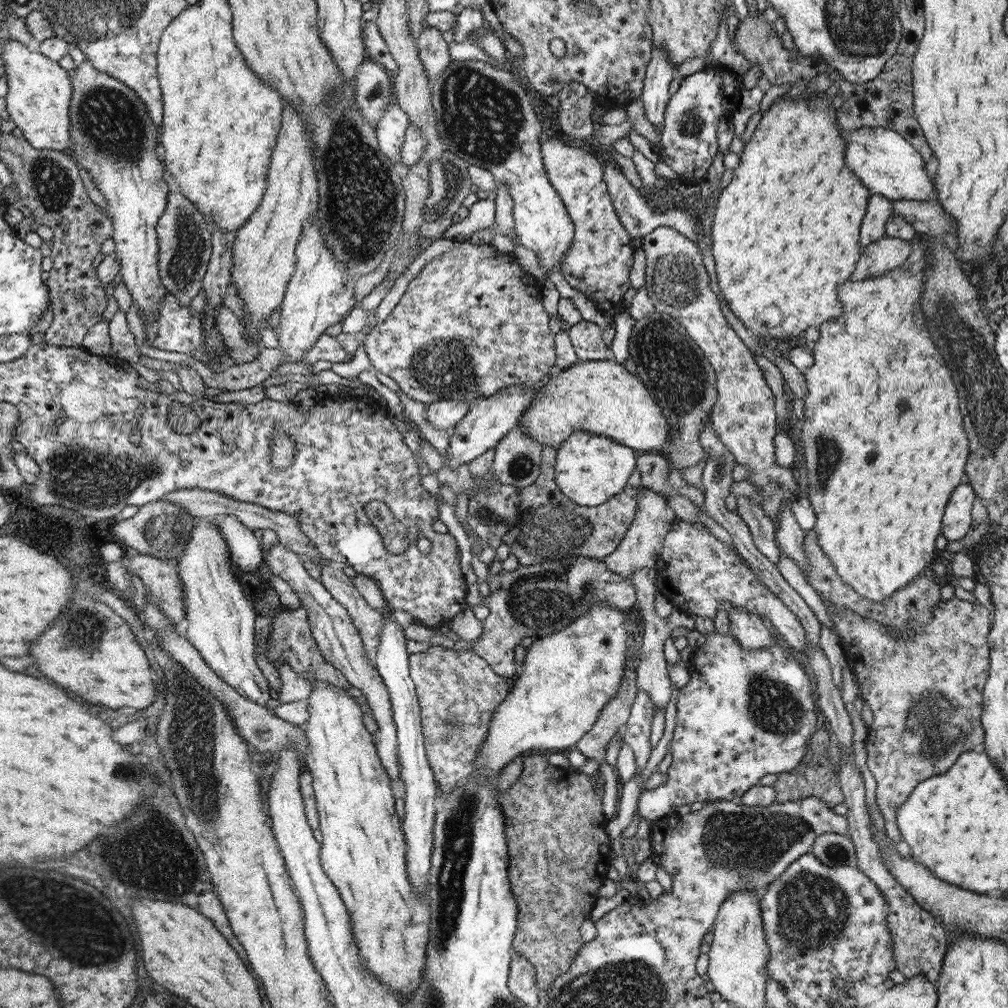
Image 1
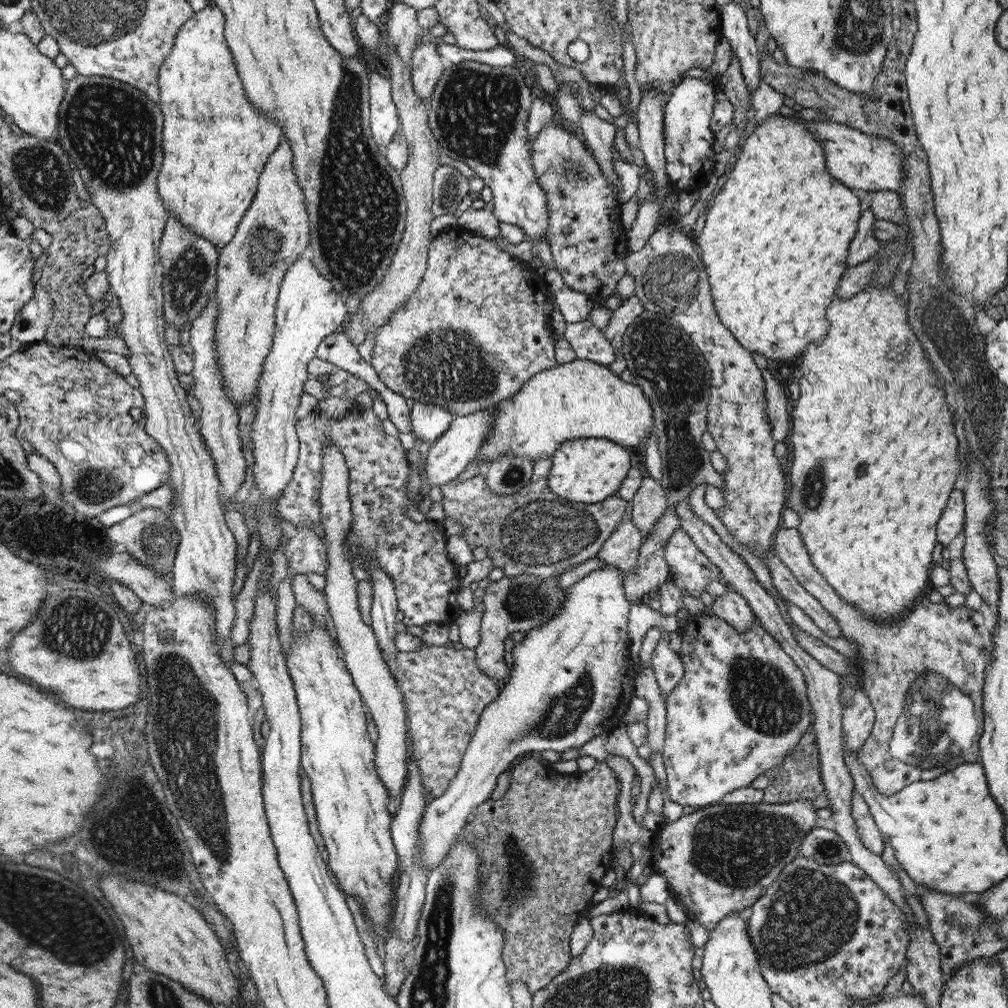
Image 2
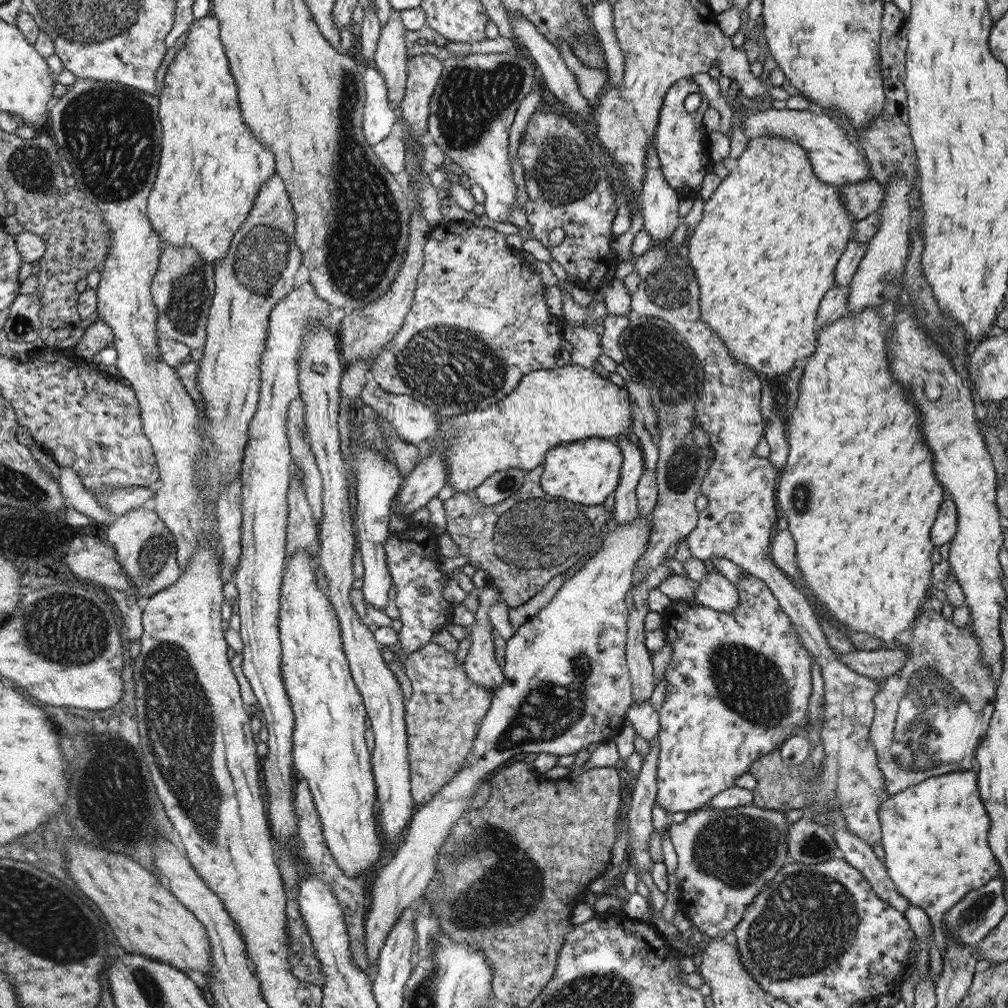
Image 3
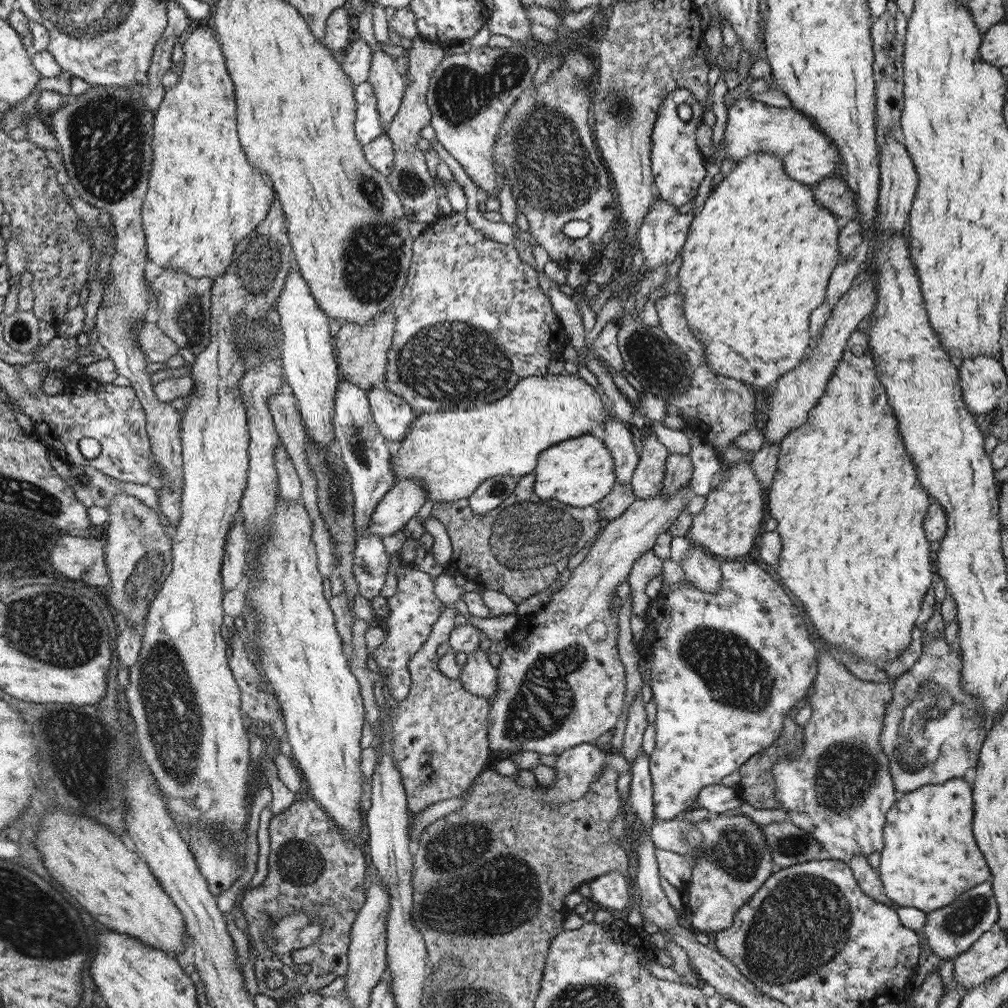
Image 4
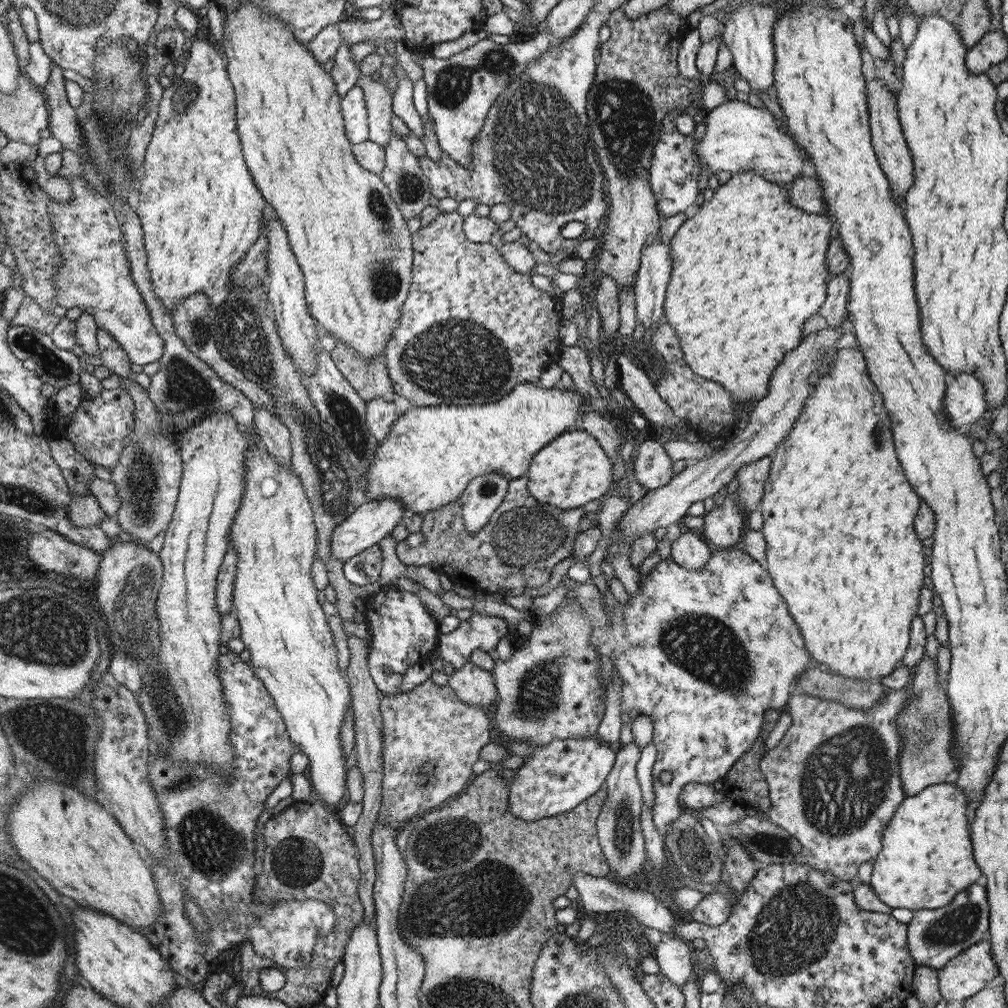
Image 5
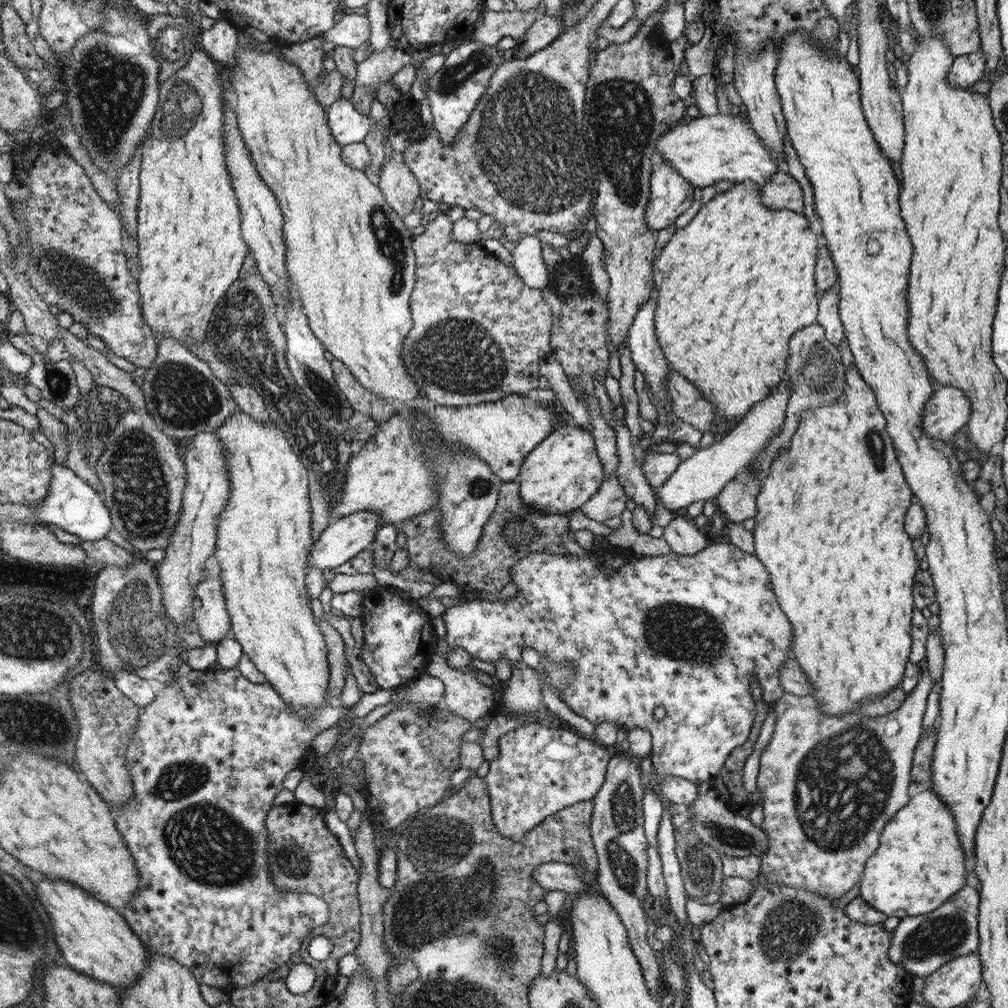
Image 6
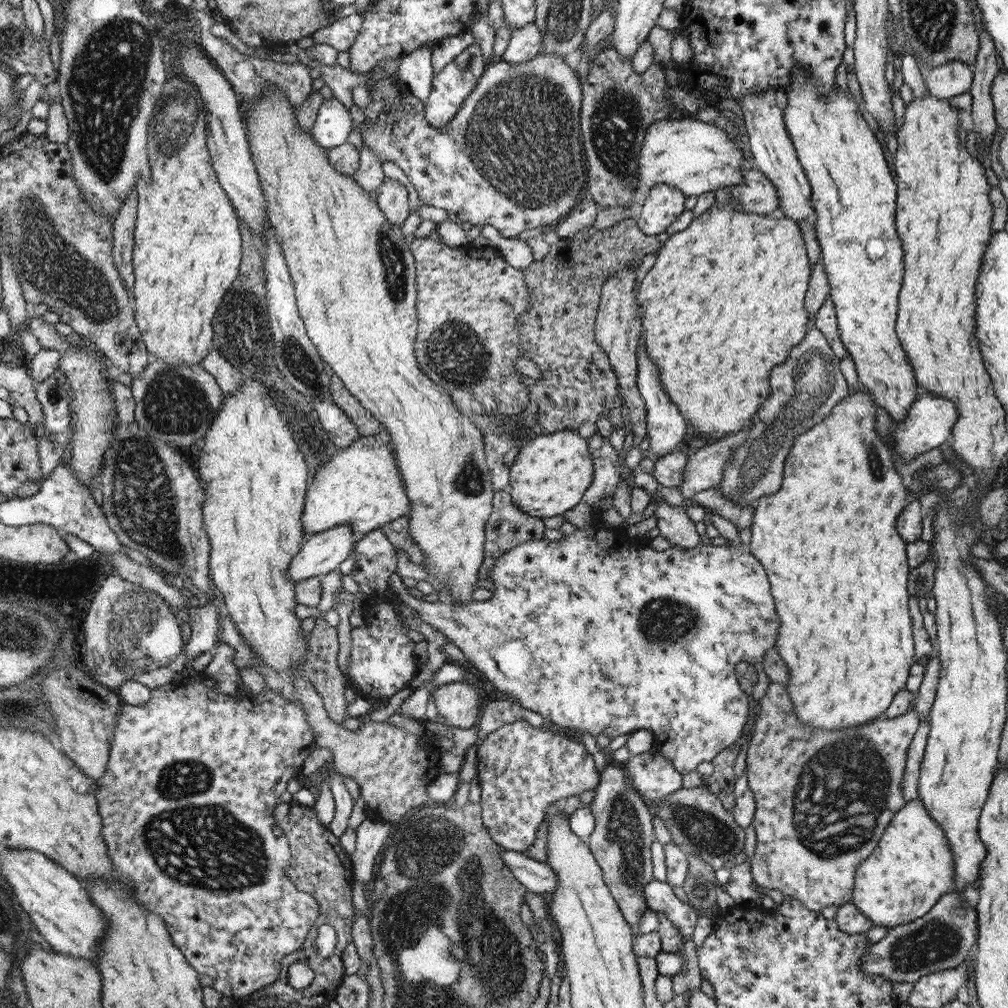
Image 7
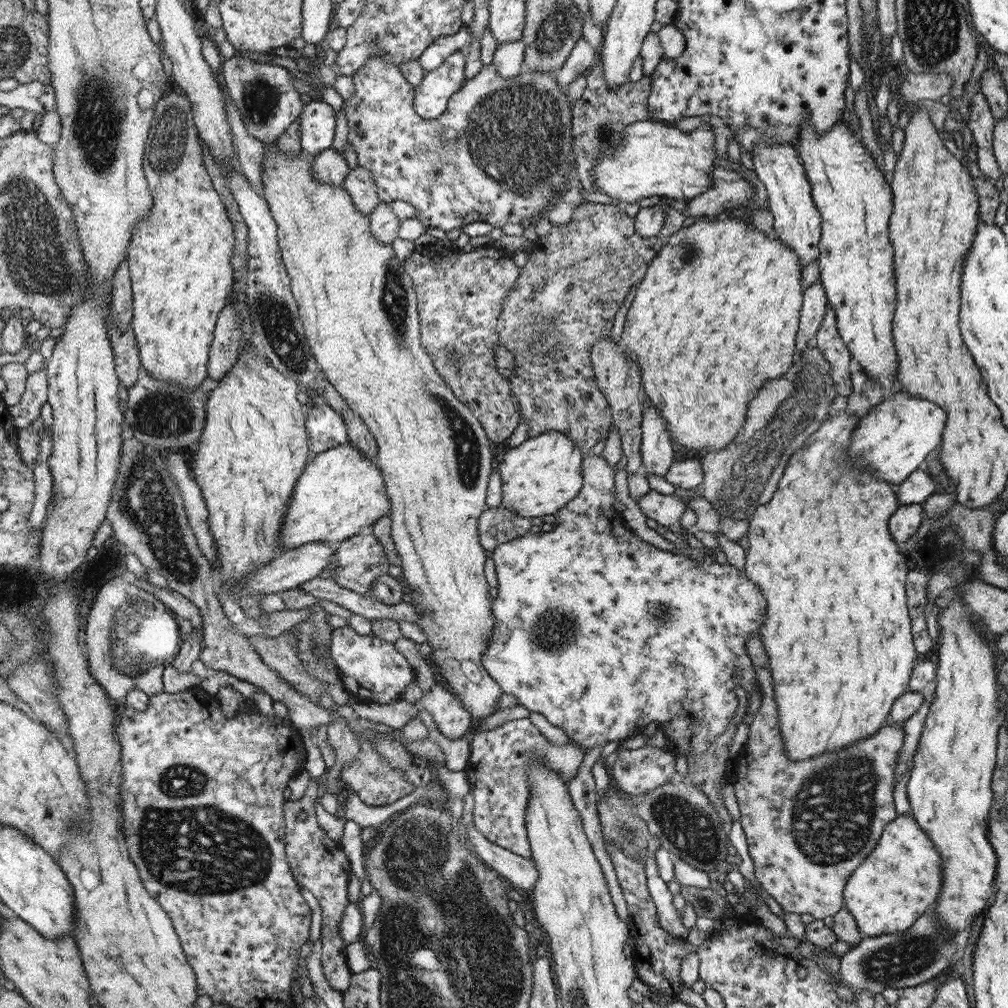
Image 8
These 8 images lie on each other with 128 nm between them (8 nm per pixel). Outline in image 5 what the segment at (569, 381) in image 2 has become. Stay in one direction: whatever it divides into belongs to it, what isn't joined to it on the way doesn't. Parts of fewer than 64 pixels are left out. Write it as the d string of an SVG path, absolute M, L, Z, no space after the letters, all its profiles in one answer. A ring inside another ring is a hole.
M524 383L516 385L510 394L496 402L479 405L440 405L417 408L397 418L390 426L386 440L380 442L372 465L362 476L364 496L367 501L398 500L410 514L425 514L460 499L468 483L477 476L494 473L508 480L526 474L530 461L546 445L558 439L567 431L576 429L576 422L588 410L587 398L578 392L560 389L560 385L545 388L541 384Z

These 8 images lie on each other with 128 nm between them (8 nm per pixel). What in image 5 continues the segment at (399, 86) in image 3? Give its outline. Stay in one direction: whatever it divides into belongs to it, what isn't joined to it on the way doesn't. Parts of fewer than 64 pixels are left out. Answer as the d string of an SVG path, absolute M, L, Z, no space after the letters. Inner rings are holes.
M375 72L371 76L361 75L358 86L363 89L368 111L369 139L385 148L392 133L393 94L387 82L380 80Z

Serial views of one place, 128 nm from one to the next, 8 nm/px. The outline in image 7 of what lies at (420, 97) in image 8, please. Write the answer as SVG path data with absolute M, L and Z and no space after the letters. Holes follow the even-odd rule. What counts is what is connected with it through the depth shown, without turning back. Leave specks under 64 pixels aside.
M474 42L433 76L430 97L422 102L422 114L433 128L444 128L460 110L464 98L472 93L478 79L489 64L482 54L481 46Z

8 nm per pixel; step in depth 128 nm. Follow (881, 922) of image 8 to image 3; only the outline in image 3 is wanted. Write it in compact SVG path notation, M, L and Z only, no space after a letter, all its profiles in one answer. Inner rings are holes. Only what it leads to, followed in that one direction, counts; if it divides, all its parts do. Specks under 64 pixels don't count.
M972 769L930 777L898 794L887 795L881 800L877 810L881 826L880 843L885 850L883 860L888 874L896 883L897 891L904 895L912 906L920 907L928 914L935 945L942 958L949 940L942 929L942 916L968 892L984 886L1000 874L1000 864L988 846L990 818L979 795L978 777Z

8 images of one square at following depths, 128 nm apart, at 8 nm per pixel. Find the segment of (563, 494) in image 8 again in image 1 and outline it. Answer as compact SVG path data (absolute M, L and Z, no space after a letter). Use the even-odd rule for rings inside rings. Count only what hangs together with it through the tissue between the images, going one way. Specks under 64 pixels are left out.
M574 432L557 450L555 483L564 496L579 506L605 504L616 494L627 491L626 482L637 467L637 455L632 448L590 432Z

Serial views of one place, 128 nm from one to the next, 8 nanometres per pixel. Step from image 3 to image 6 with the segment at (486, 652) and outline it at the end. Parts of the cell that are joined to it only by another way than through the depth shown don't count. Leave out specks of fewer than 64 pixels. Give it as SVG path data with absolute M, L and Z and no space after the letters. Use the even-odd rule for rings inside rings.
M434 654L426 662L424 672L436 676L445 684L442 703L452 714L469 720L472 724L484 716L494 704L494 692L470 671L453 669L444 656Z

